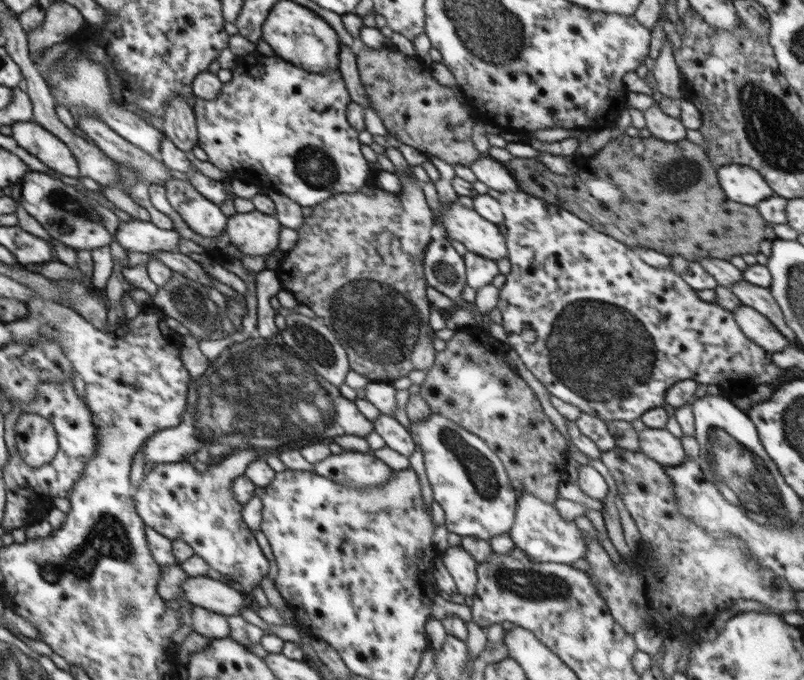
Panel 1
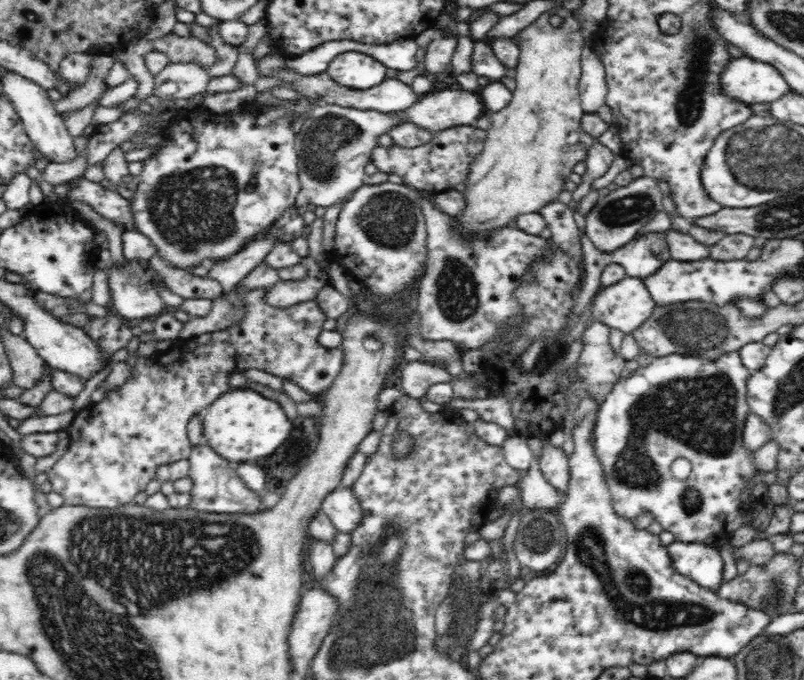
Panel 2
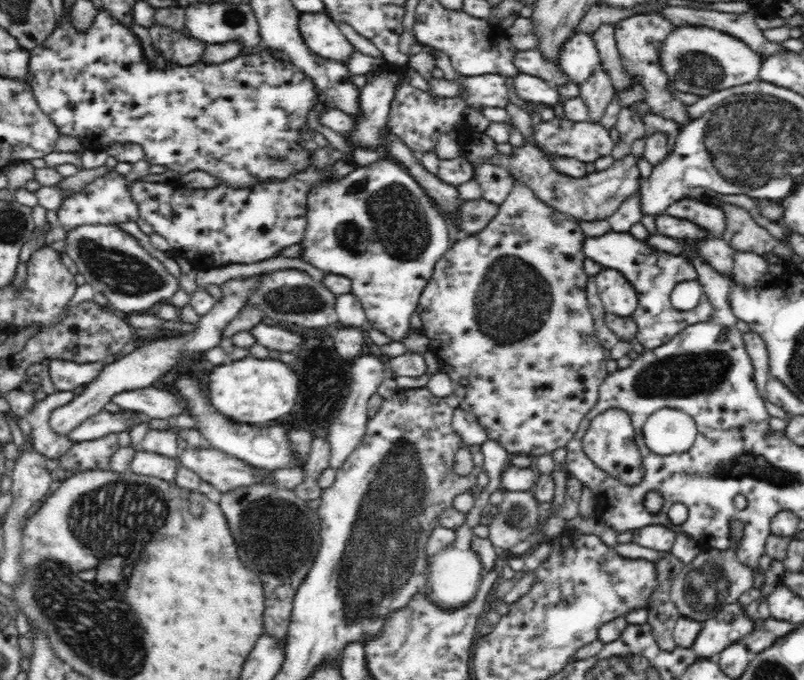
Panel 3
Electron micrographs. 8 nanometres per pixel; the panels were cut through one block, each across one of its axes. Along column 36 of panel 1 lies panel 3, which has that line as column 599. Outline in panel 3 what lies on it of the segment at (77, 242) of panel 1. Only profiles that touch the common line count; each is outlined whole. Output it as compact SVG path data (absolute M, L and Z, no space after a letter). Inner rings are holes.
M527 142L524 147L513 148L511 156L499 153L496 157L488 158L487 162L504 167L514 178L522 179L534 195L547 206L566 216L573 216L578 222L609 220L622 202L641 188L642 177L638 171L637 157L633 155L615 160L606 170L595 171L578 178L554 170L545 154Z

